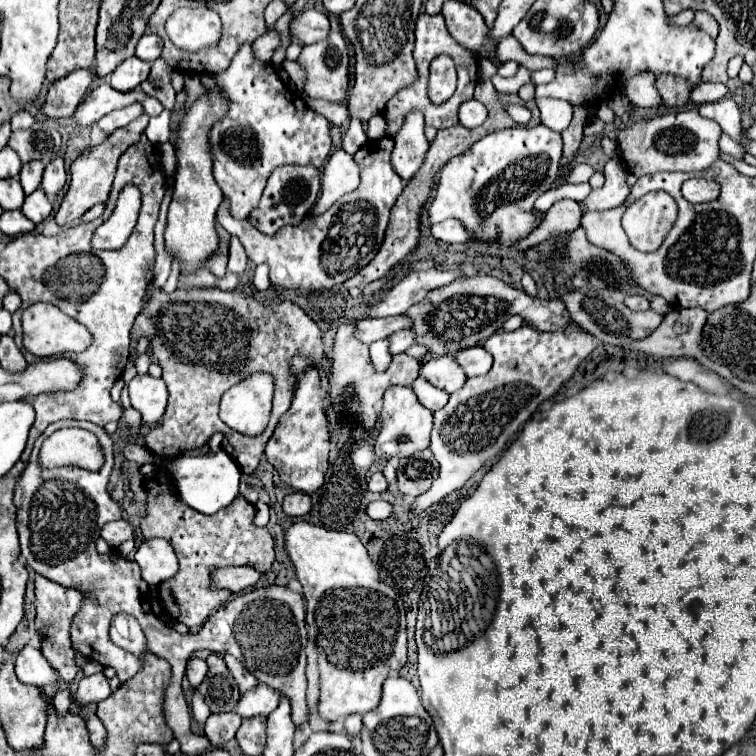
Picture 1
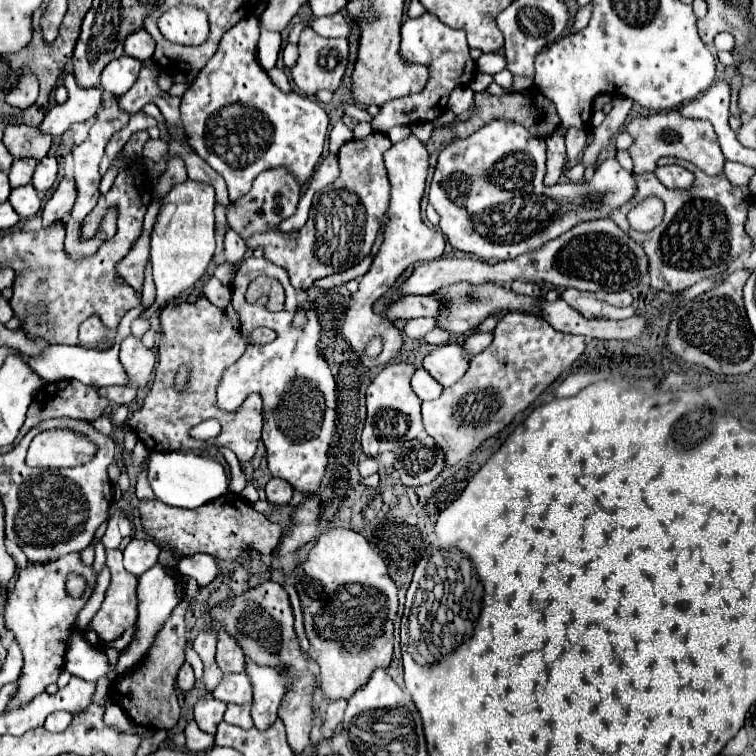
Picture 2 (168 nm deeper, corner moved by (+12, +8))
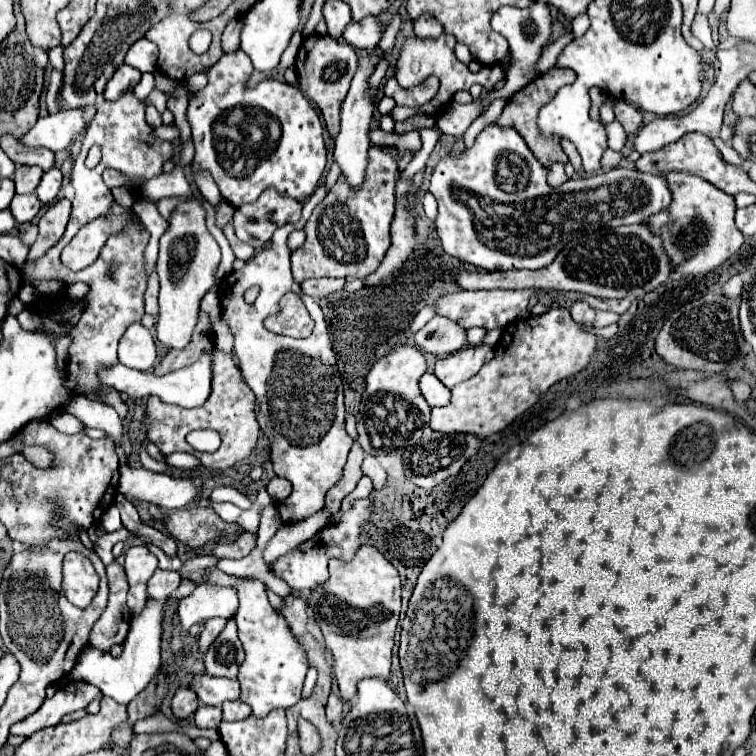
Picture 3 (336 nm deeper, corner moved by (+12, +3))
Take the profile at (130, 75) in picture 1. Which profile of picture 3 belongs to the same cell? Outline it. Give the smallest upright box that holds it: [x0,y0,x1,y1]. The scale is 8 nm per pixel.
[104,65,140,101]

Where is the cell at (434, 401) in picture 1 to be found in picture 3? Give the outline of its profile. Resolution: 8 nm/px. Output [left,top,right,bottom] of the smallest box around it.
[420,373,450,407]

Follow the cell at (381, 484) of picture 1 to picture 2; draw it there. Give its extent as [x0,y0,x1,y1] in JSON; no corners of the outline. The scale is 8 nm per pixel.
[358,458,378,478]

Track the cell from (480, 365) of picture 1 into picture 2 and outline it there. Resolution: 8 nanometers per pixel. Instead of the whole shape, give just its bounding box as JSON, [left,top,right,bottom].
[462,332,492,358]

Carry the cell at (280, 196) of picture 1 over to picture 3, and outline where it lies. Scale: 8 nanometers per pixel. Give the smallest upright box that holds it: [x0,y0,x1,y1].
[232,187,302,249]

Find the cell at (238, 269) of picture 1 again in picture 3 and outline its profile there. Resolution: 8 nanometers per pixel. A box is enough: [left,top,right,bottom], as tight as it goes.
[224,225,254,261]

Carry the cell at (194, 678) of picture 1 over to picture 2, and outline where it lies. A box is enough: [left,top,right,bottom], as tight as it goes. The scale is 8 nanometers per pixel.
[178,662,196,694]

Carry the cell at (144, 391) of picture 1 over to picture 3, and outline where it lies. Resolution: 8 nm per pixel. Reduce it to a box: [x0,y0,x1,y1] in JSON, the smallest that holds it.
[118,323,156,371]

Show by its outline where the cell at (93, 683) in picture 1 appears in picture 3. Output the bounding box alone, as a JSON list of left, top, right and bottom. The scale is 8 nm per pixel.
[10,681,100,737]

